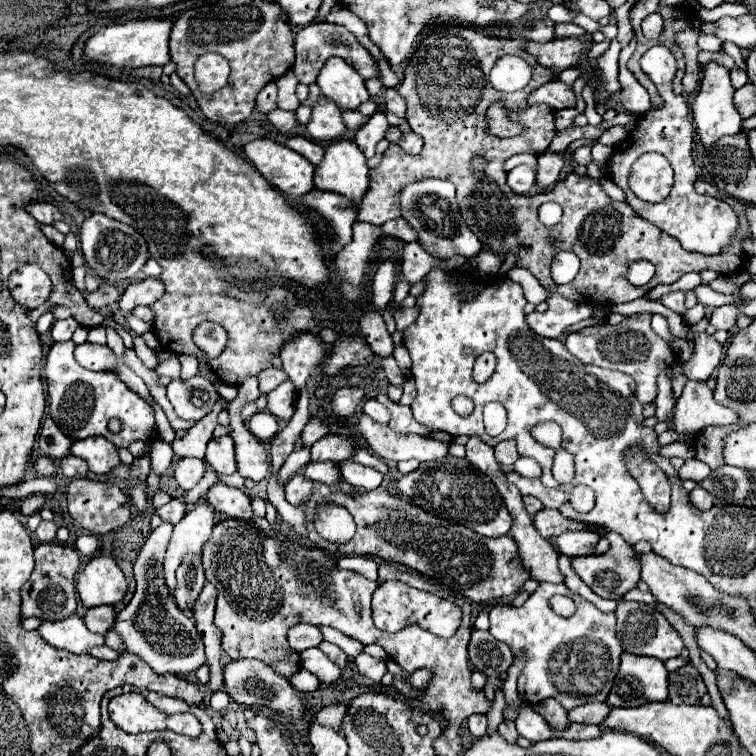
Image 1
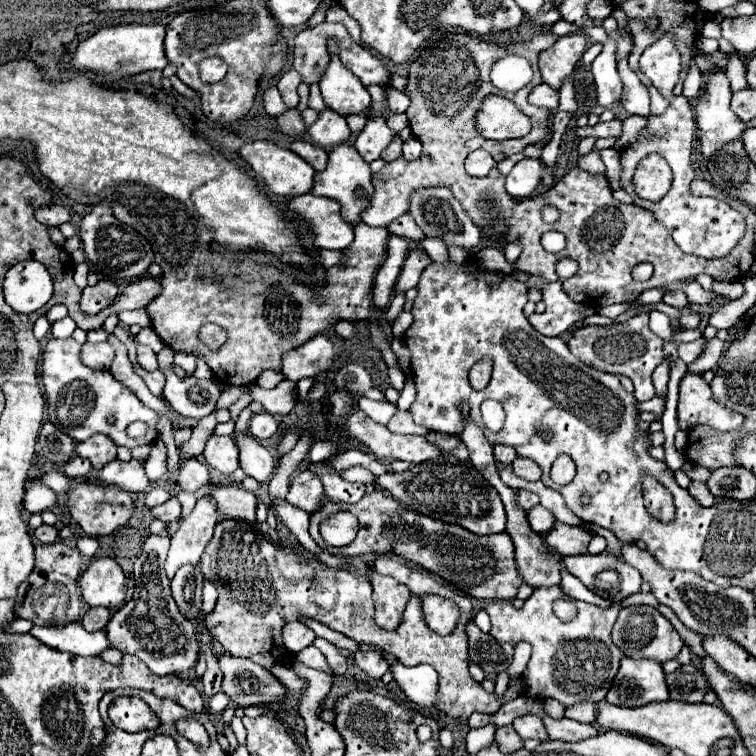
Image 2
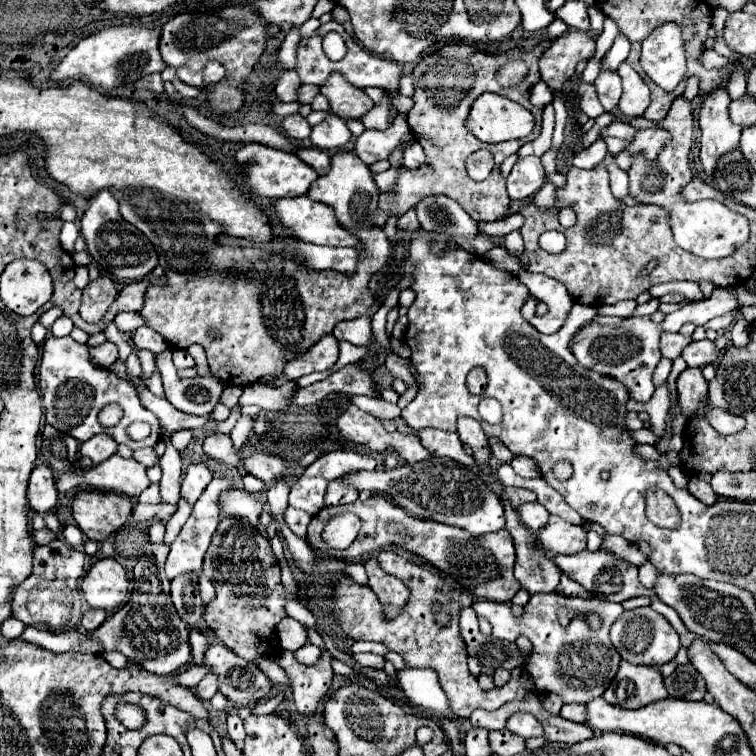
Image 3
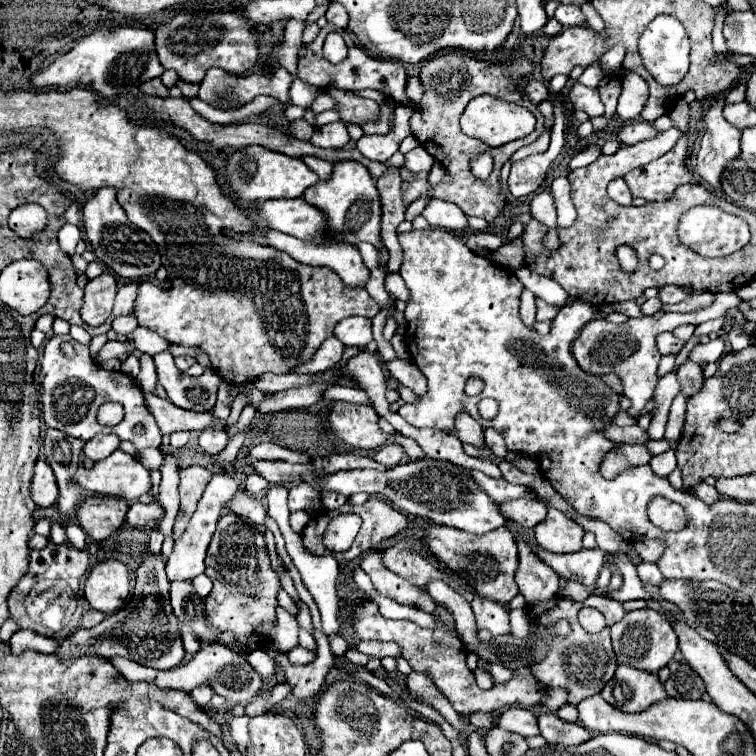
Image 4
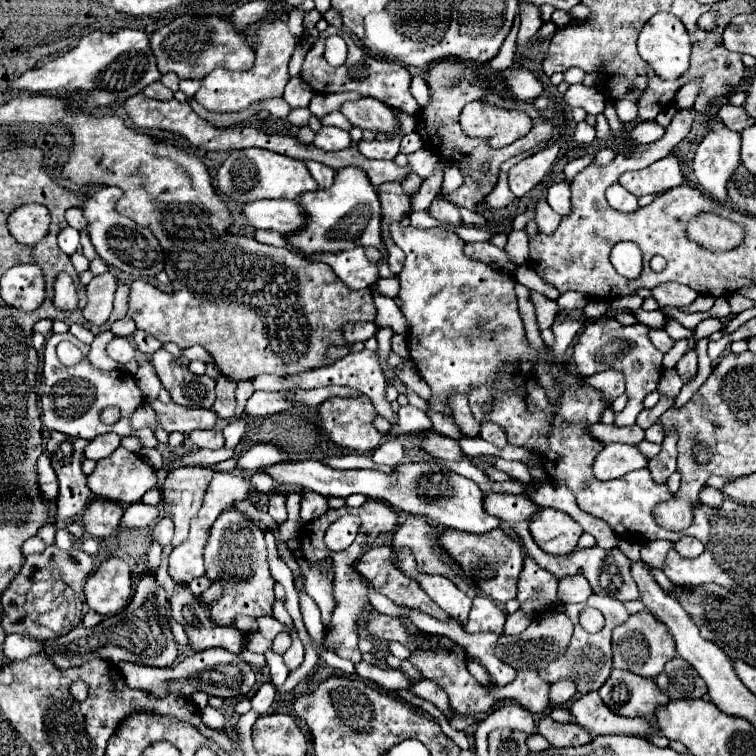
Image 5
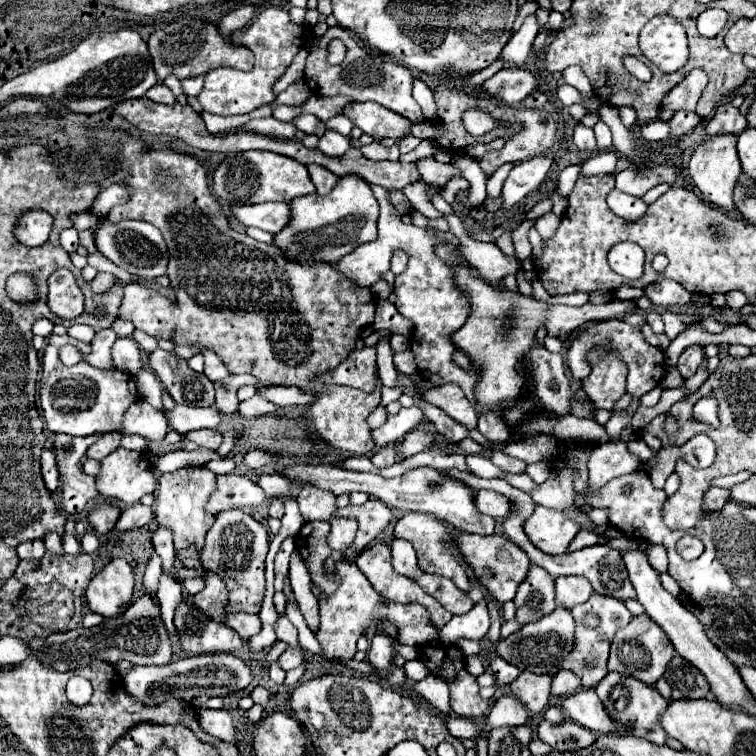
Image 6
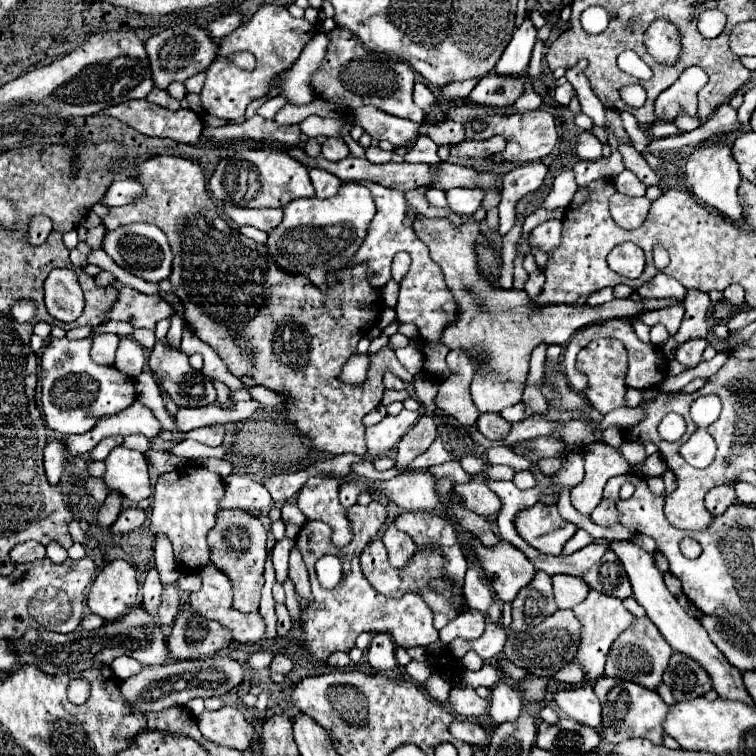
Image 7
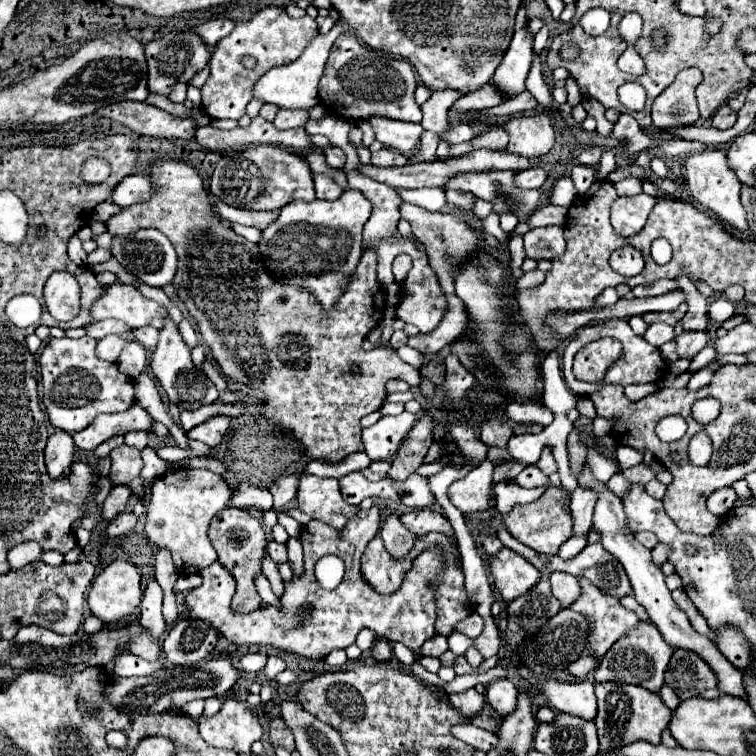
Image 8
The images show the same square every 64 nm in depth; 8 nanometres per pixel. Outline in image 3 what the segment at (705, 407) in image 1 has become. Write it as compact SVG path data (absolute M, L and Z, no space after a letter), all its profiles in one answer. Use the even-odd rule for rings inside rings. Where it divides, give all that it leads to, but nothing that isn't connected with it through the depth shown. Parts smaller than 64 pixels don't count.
M686 368L678 380L678 398L680 398L680 406L682 412L686 416L692 416L692 412L696 412L696 408L700 408L700 404L704 402L706 390L708 390L708 382L702 376L700 368ZM708 412L708 422L720 432L720 434L736 434L744 428L744 420L740 416L732 416L728 412Z

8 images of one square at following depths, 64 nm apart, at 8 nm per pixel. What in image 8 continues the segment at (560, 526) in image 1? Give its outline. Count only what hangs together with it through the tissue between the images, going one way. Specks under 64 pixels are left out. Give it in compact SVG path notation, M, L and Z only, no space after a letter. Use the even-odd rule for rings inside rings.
M484 460L478 466L474 466L464 478L456 480L448 488L450 502L464 514L486 510L490 506L488 494L492 488L492 472L494 464L490 460Z

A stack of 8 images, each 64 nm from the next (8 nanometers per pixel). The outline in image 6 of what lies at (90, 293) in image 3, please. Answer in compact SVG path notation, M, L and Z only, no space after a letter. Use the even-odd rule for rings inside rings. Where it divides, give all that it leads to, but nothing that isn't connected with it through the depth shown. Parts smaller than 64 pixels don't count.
M100 272L100 274L96 274L96 278L92 280L92 290L94 290L96 294L102 294L102 292L106 292L108 288L112 288L112 284L114 284L114 282L116 282L114 274Z

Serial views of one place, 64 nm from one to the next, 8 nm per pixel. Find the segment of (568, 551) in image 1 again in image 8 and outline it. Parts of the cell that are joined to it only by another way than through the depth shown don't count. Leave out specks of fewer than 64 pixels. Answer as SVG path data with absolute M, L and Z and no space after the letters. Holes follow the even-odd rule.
M552 486L532 504L518 504L508 514L496 512L490 518L490 528L496 534L500 530L500 526L504 526L516 540L520 540L528 548L552 556L552 554L558 554L558 548L572 536L572 516L566 510L568 502L570 502L570 498L564 496L564 492L560 488Z

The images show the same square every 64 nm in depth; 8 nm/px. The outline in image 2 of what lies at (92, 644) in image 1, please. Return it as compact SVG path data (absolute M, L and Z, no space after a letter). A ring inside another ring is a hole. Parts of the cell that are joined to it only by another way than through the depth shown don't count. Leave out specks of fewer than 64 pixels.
M70 622L66 626L34 626L30 636L48 648L78 656L98 656L108 648L104 632L88 632L80 622Z

